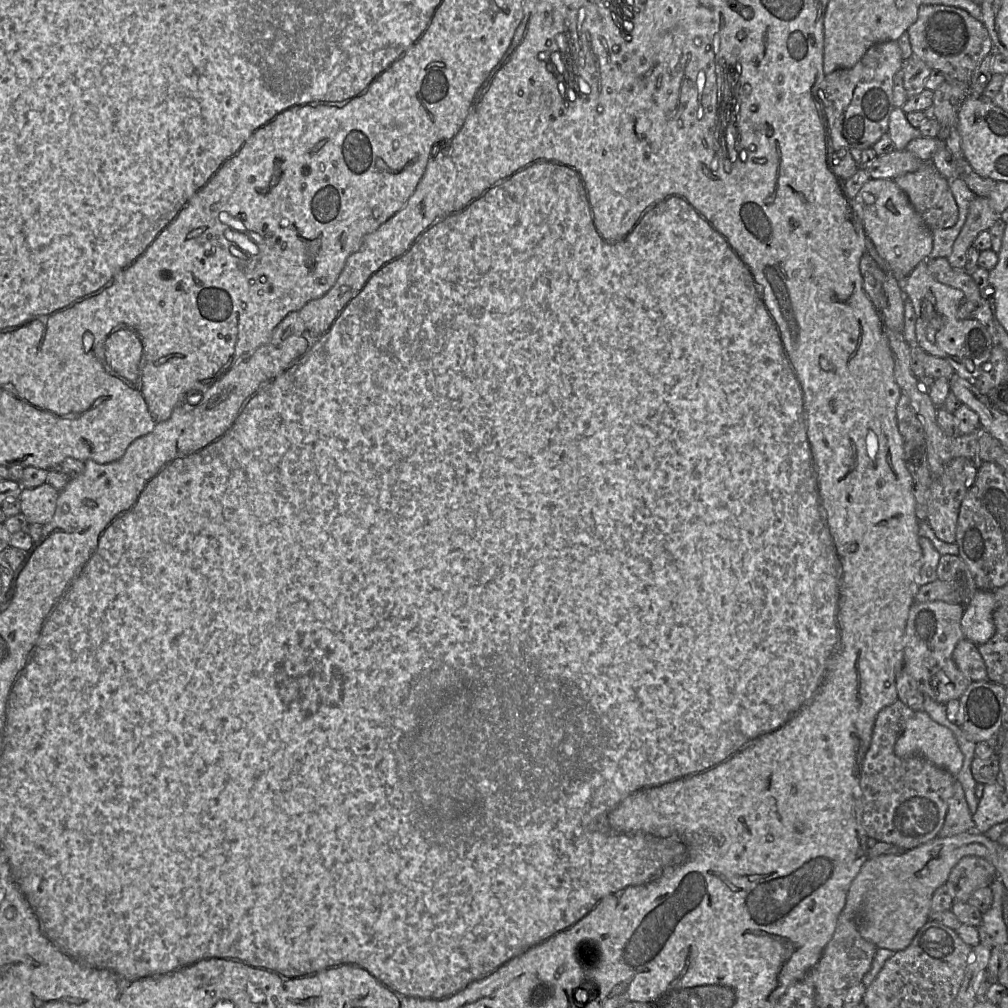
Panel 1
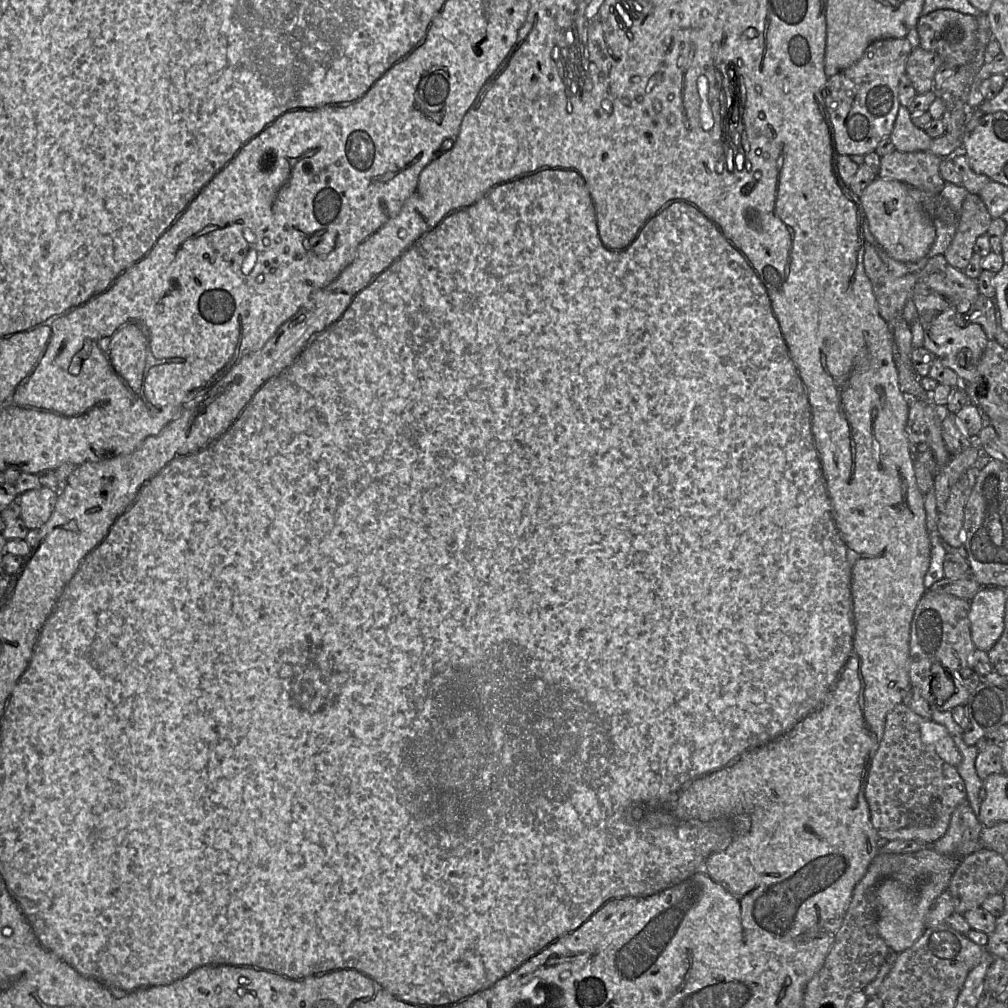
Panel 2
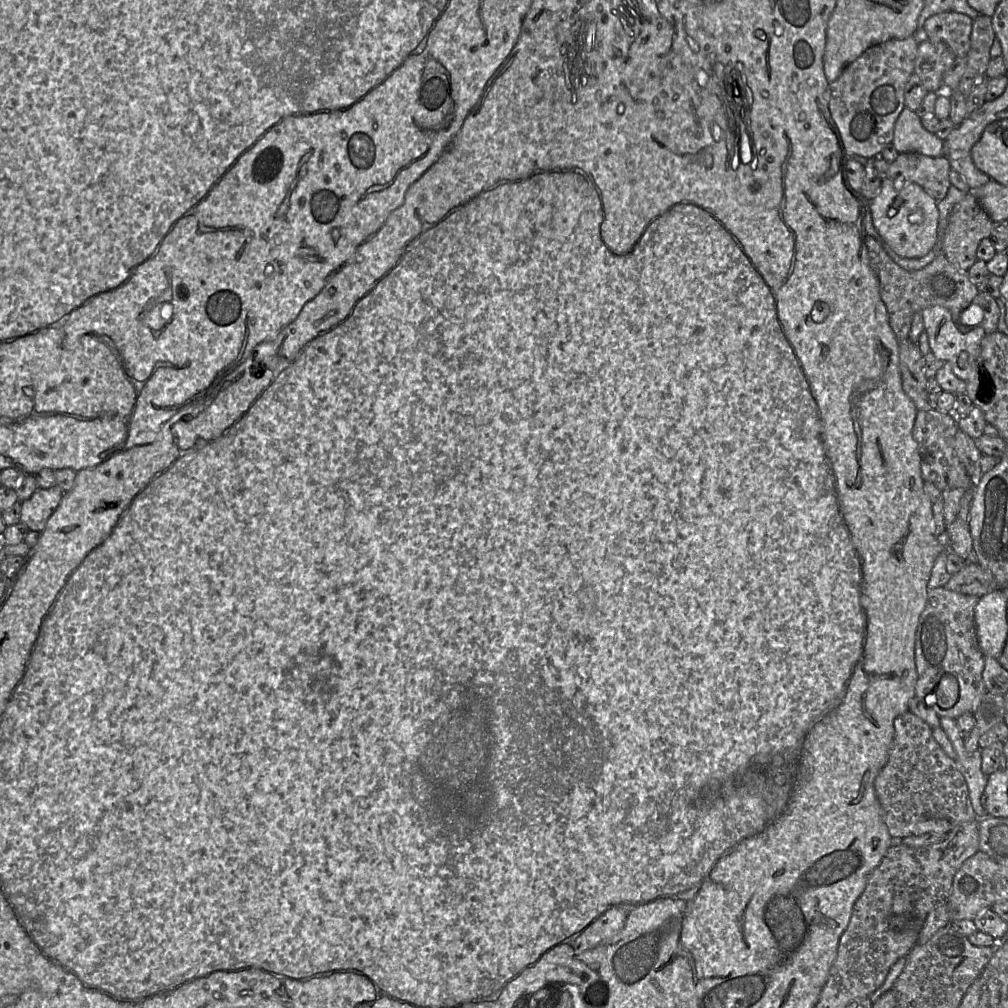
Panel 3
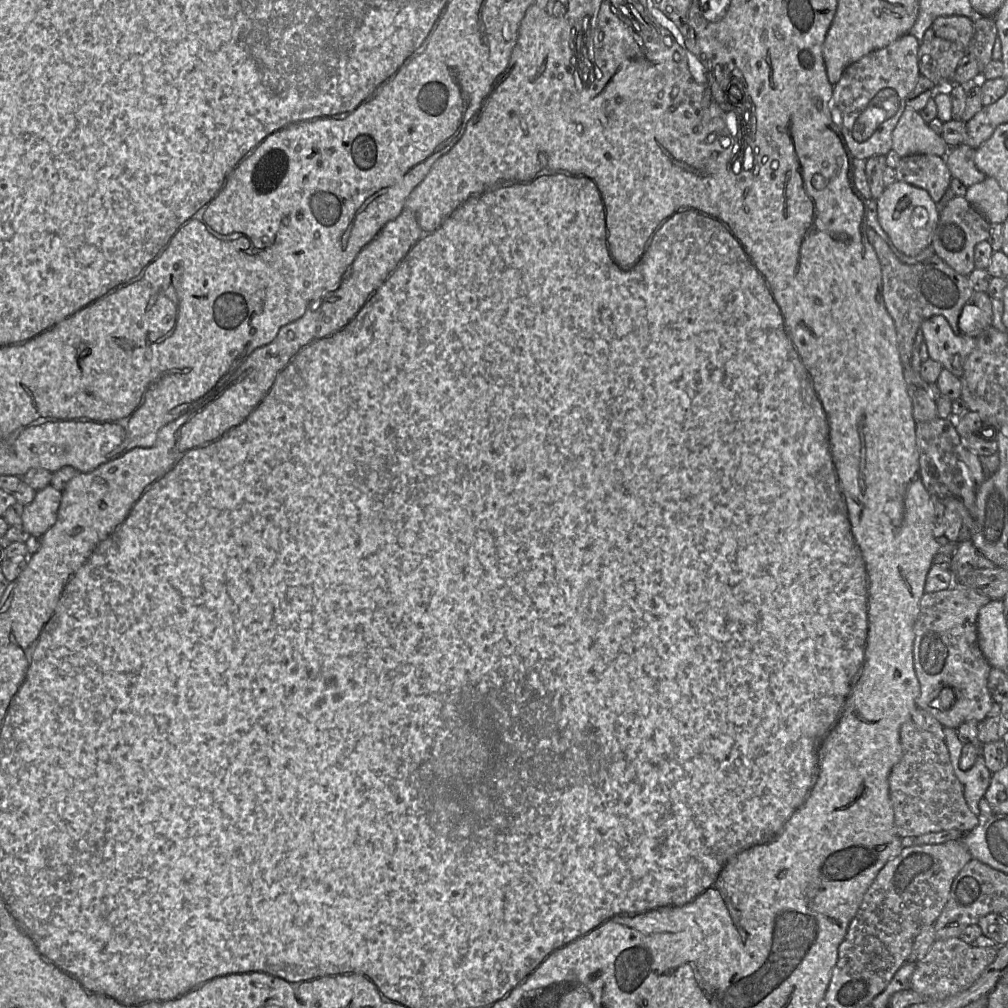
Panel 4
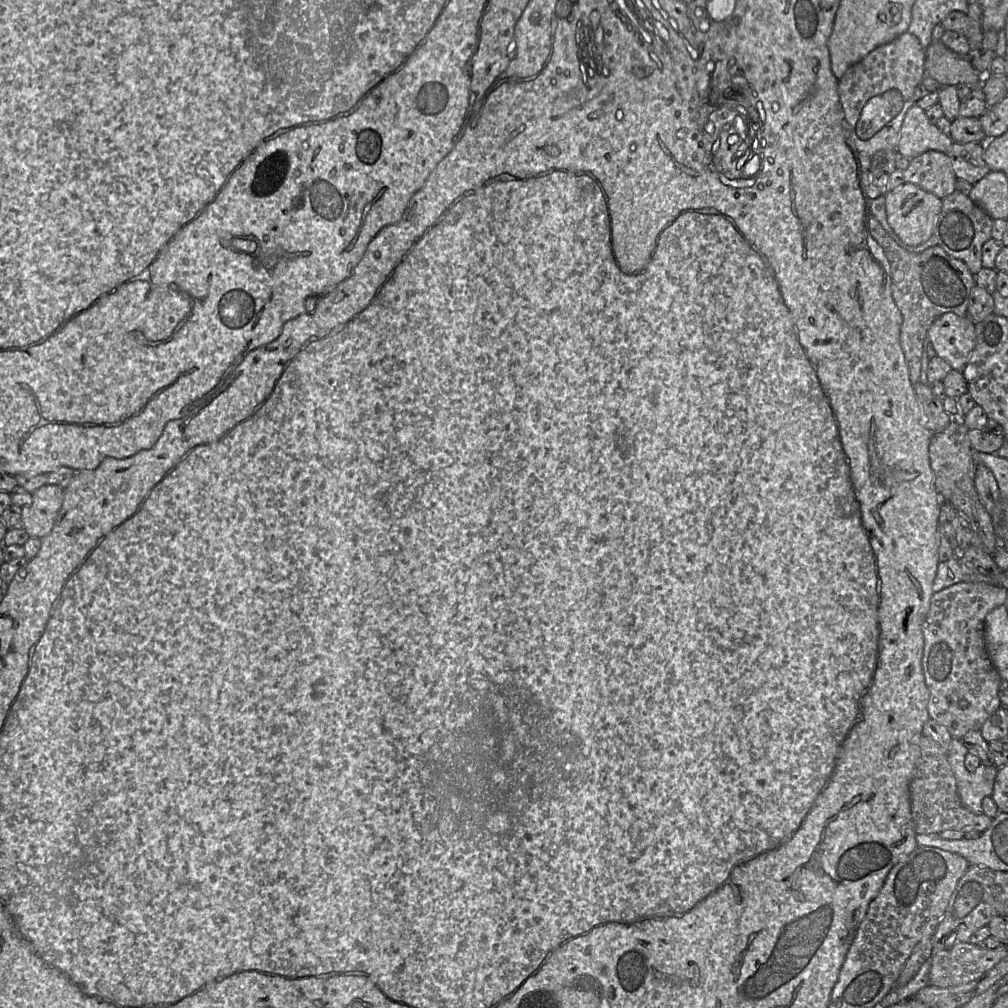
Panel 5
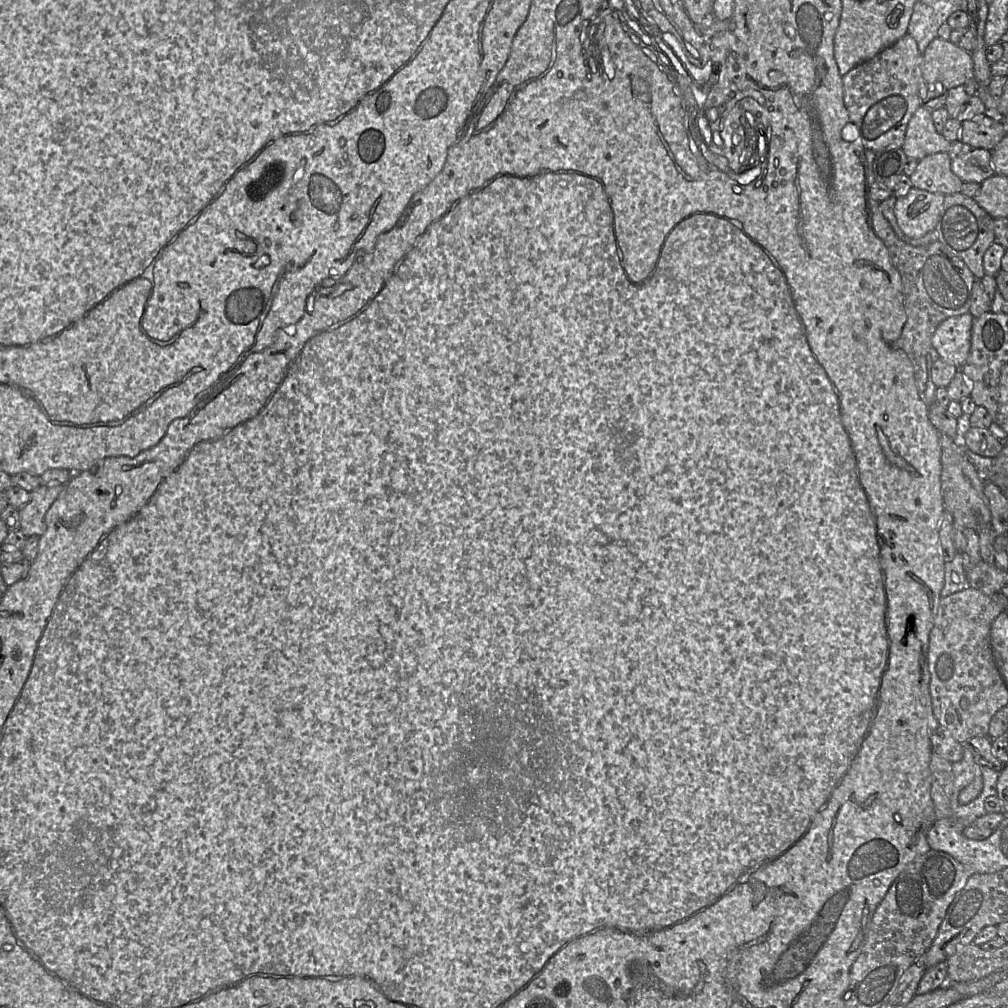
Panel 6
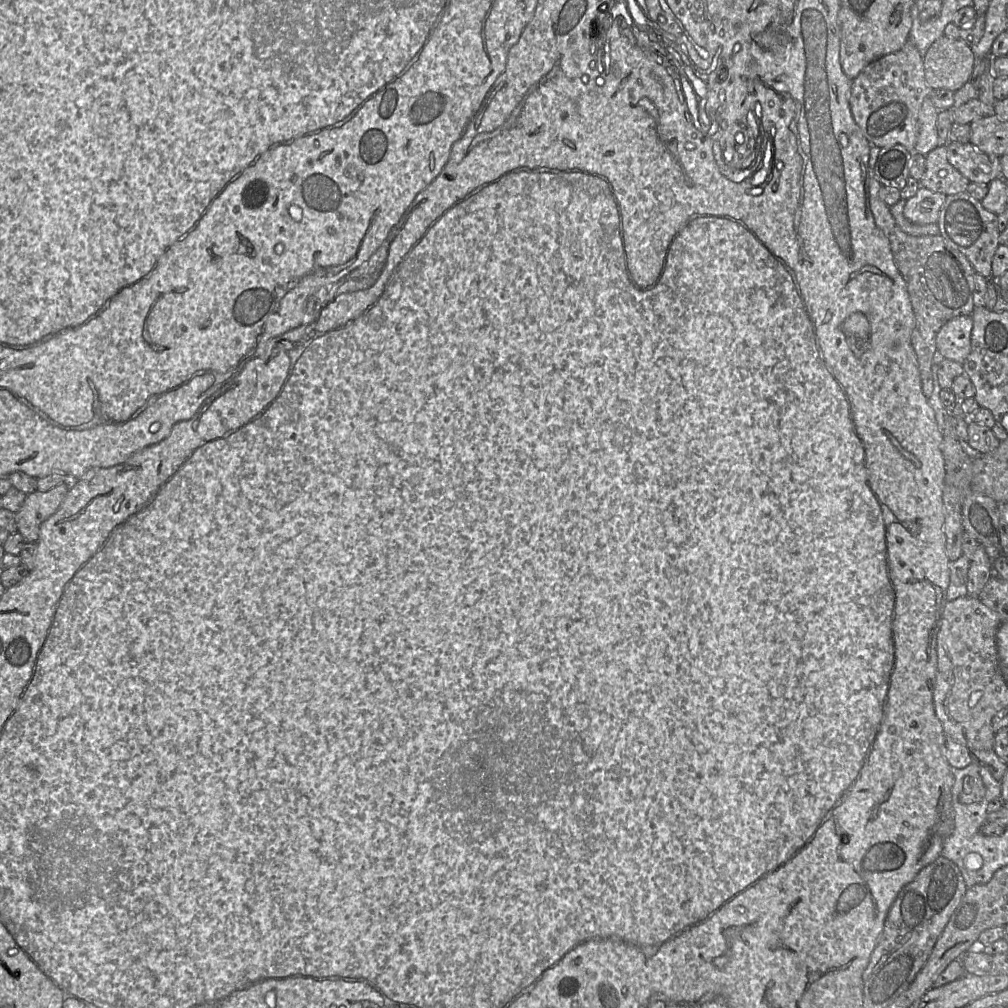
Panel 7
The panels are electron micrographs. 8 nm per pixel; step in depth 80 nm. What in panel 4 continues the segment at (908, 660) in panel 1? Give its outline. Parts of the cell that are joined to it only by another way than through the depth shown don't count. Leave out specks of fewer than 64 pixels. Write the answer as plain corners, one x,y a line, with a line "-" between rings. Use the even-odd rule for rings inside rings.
963,585
945,590
926,593
920,601
920,613
915,623
914,668
920,684
920,694
916,699
917,707
930,713
942,726
955,729
964,722
982,722
991,711
994,700
988,689
988,677
992,666
983,656
978,643
977,620
979,610
992,599
-
943,687
950,687
955,693
955,702
948,710
932,707
931,702

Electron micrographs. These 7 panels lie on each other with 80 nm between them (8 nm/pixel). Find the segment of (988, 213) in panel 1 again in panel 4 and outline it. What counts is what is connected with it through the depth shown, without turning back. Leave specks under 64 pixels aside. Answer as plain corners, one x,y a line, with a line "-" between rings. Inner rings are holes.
955,196
940,213
932,240
935,254
956,272
969,276
976,268
974,260
975,248
980,242
988,240
990,226
991,224
973,208
965,197

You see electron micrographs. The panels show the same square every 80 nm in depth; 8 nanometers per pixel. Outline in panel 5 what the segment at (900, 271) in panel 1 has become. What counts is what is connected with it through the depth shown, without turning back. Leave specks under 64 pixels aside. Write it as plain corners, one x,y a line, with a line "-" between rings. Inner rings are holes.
906,182
885,194
885,207
891,229
903,244
913,247
926,242
934,234
942,209
942,200
932,193

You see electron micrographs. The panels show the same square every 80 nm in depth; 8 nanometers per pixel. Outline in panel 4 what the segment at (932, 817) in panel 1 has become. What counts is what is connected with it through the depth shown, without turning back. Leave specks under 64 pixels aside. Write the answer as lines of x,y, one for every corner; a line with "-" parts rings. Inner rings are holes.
912,720
900,728
902,755
889,775
889,795
894,823
902,838
944,830
970,832
980,819
967,805
963,786
954,774
947,746
943,740
918,727

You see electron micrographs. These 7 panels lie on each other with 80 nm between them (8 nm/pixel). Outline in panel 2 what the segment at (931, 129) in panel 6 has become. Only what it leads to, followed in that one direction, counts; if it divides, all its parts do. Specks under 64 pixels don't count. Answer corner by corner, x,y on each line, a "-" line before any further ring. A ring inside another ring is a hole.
903,106
899,108
889,139
899,152
927,152
933,140
912,123
911,113

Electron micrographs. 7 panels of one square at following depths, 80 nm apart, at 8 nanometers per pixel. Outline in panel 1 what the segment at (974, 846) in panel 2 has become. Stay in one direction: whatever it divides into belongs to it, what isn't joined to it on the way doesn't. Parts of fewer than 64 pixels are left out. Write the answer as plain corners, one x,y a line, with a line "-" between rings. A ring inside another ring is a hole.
956,779
954,794
949,800
948,810
939,837
951,837
964,832
973,832
975,823
970,812
963,787

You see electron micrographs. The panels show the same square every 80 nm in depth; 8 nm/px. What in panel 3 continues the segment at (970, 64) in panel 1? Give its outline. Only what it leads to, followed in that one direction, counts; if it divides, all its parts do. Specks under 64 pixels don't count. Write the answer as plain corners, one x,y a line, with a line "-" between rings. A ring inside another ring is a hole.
942,12
929,17
923,25
928,40
946,44
957,58
966,58
970,49
973,20
966,14

